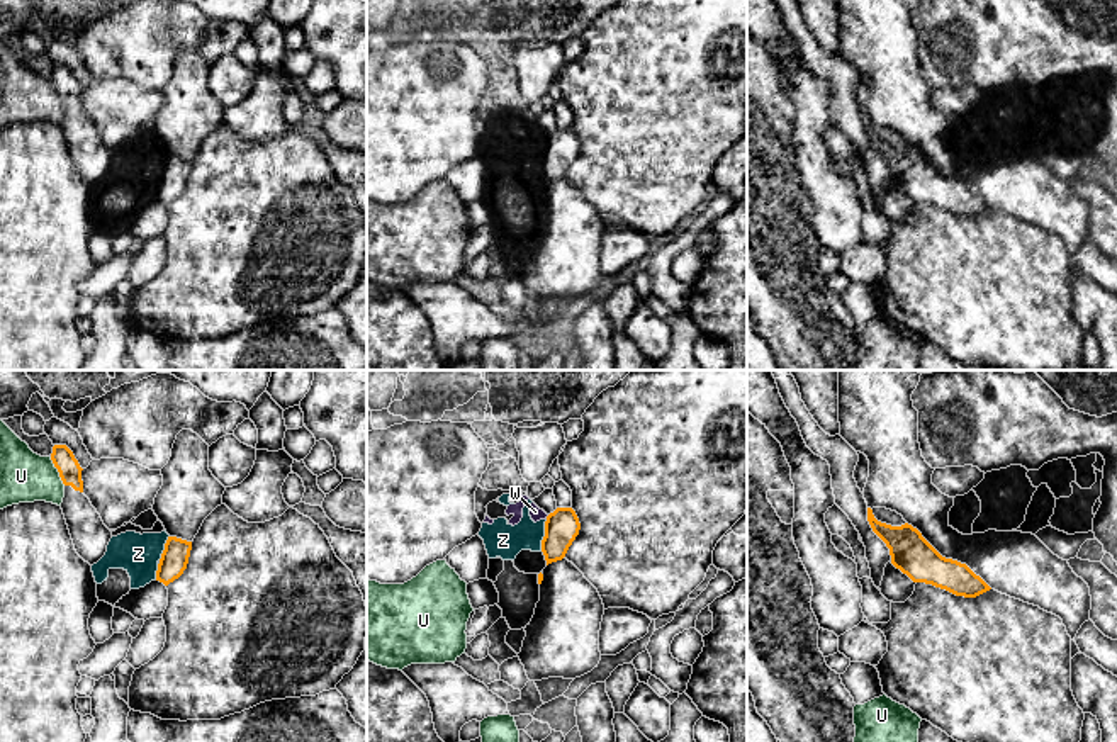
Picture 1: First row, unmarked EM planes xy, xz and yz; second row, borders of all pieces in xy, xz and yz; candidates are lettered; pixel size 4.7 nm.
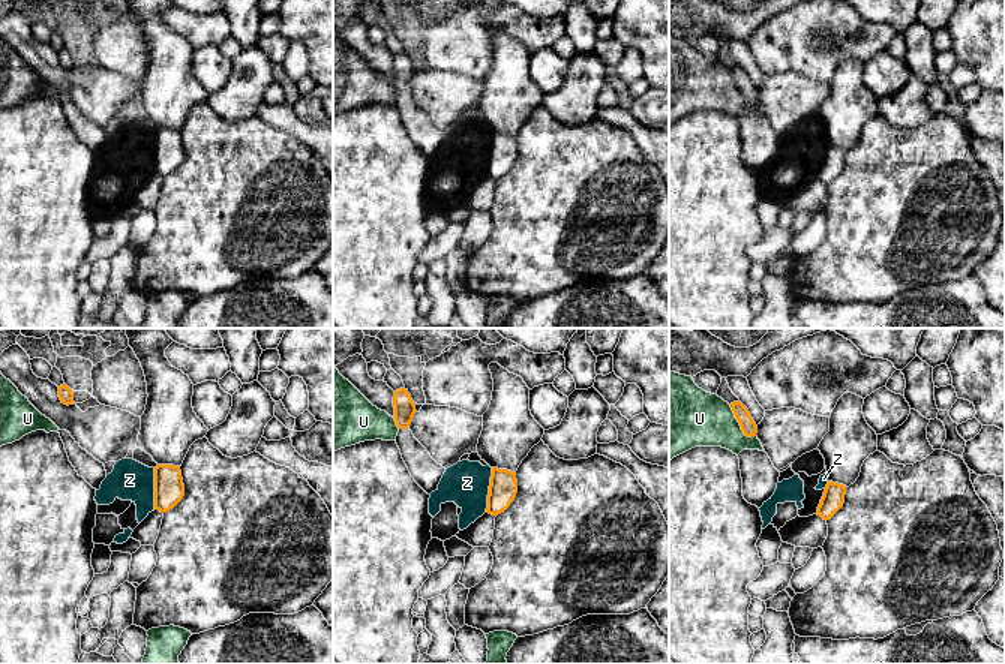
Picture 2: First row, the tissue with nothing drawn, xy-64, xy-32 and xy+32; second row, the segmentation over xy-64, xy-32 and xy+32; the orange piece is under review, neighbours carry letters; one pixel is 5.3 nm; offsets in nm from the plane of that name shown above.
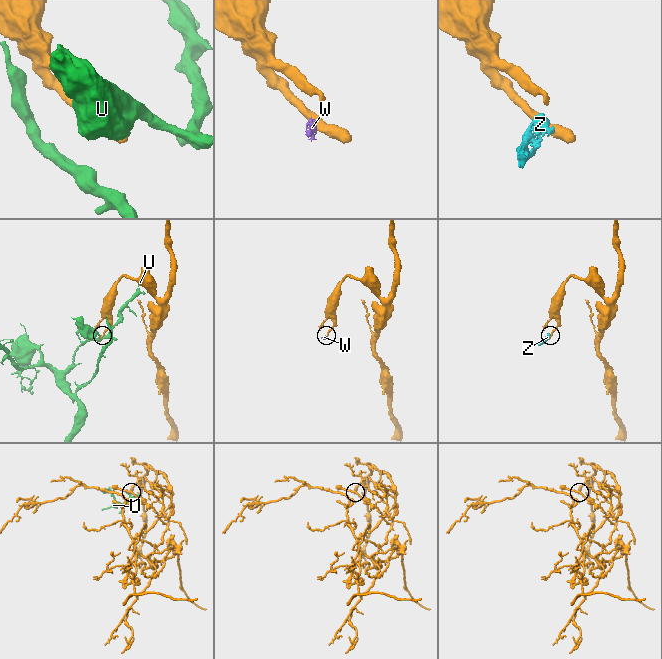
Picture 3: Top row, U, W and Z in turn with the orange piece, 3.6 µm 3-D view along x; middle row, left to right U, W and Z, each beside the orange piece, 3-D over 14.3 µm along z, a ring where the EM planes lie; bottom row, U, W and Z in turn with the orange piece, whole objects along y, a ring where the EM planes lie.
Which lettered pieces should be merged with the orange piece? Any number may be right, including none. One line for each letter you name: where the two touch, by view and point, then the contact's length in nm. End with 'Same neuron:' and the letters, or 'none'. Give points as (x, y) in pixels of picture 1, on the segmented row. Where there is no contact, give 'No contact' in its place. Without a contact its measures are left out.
Same neuron: none

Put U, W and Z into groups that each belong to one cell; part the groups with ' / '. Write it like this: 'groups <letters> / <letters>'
groups U / W Z

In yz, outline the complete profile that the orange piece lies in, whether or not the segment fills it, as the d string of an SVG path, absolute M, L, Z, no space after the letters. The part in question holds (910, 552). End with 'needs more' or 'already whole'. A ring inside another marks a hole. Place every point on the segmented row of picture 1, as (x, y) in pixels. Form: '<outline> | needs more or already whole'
M867 508L867 521L890 548L891 564L913 582L932 584L964 598L976 598L991 589L966 564L942 557L912 525L881 523L871 508Z | already whole

